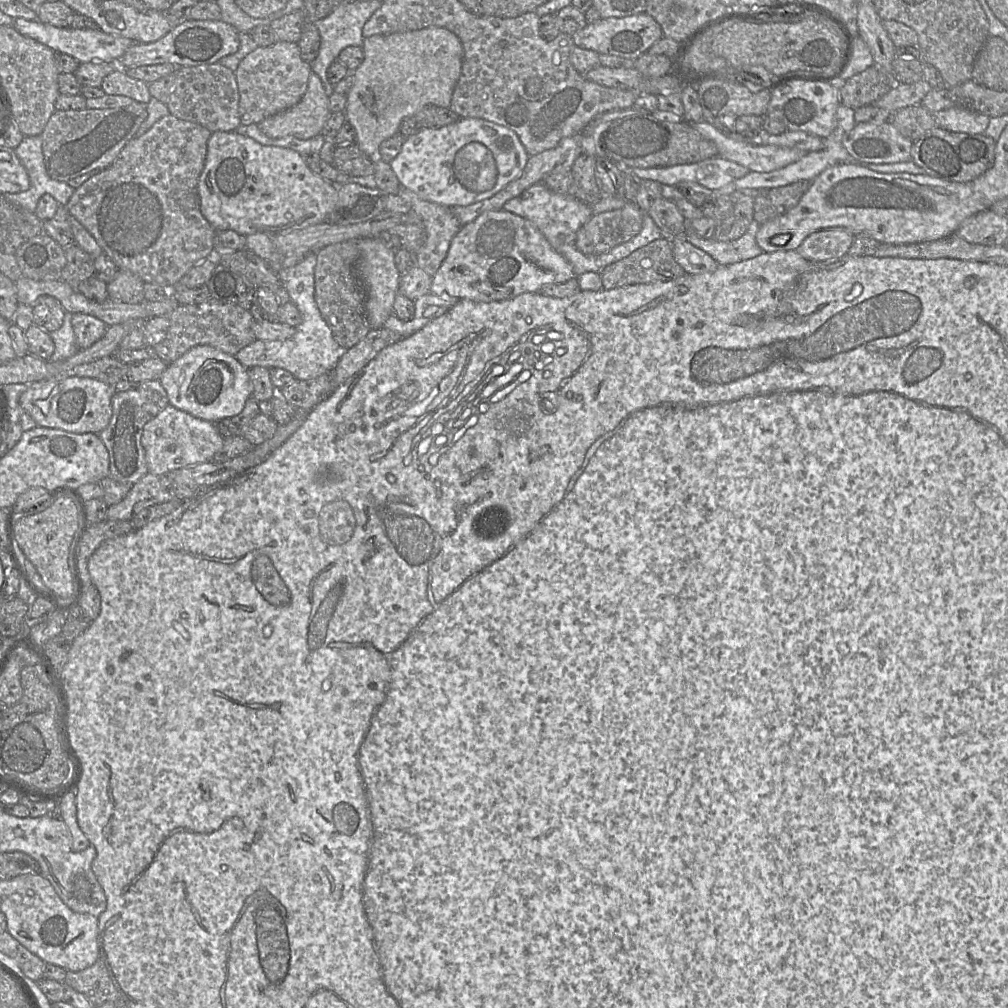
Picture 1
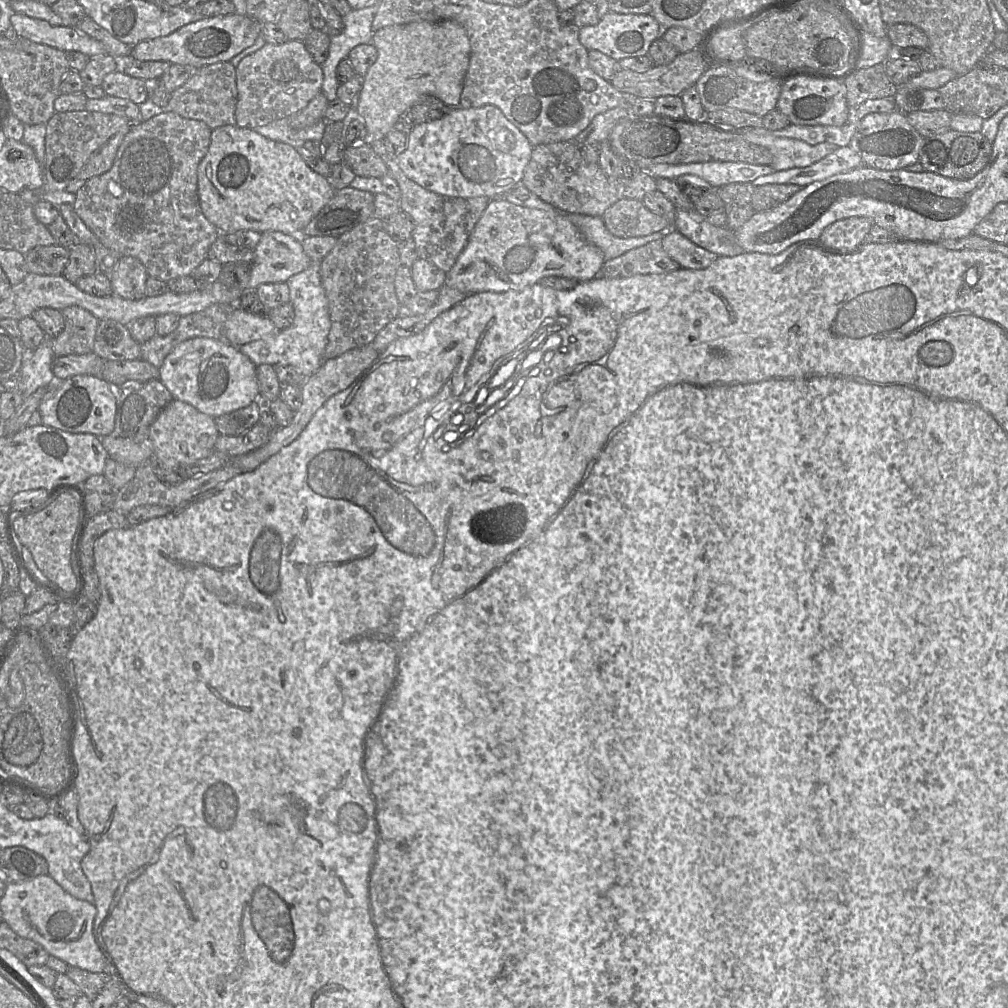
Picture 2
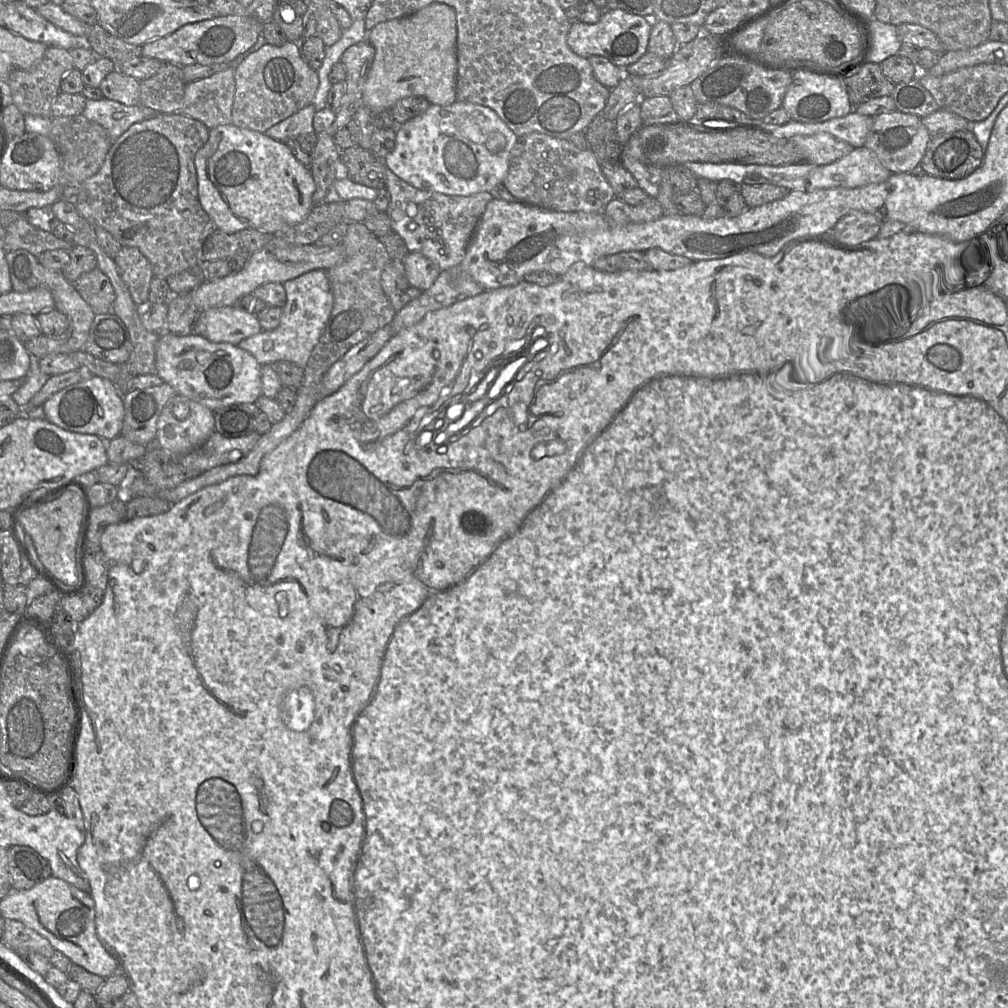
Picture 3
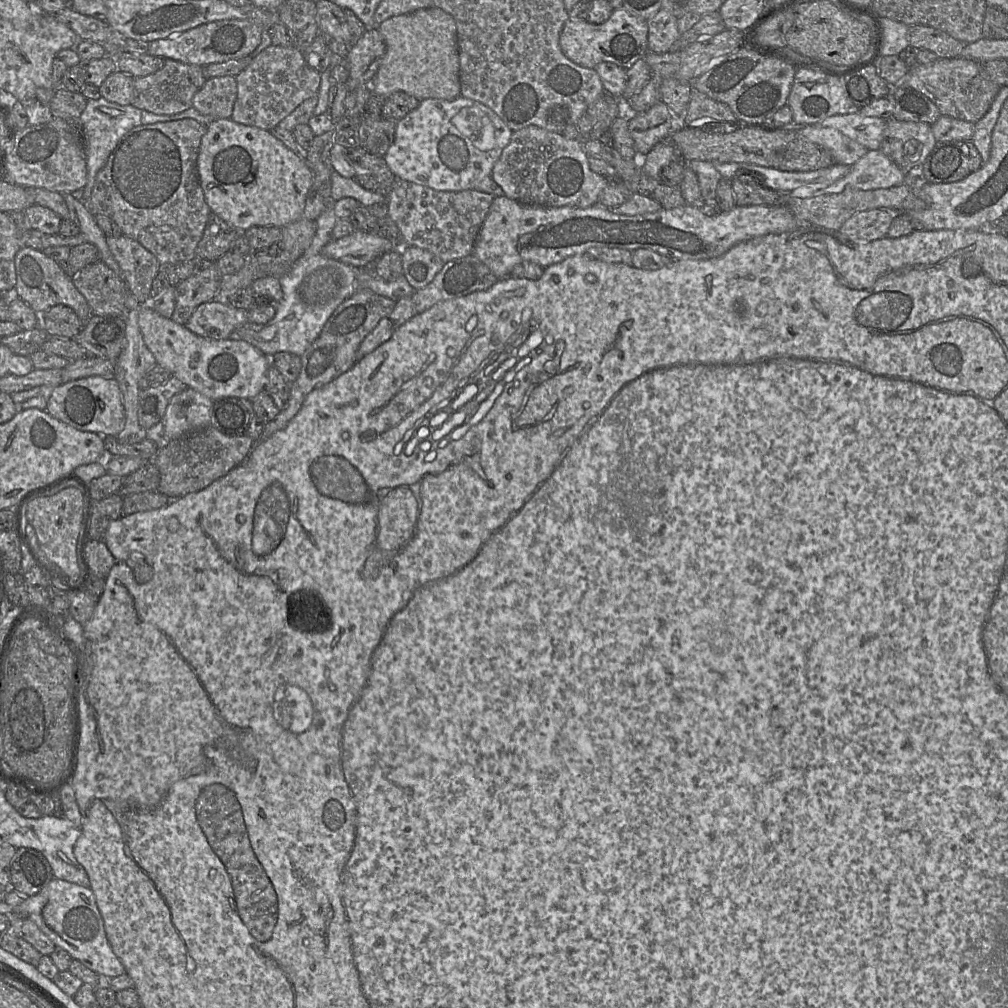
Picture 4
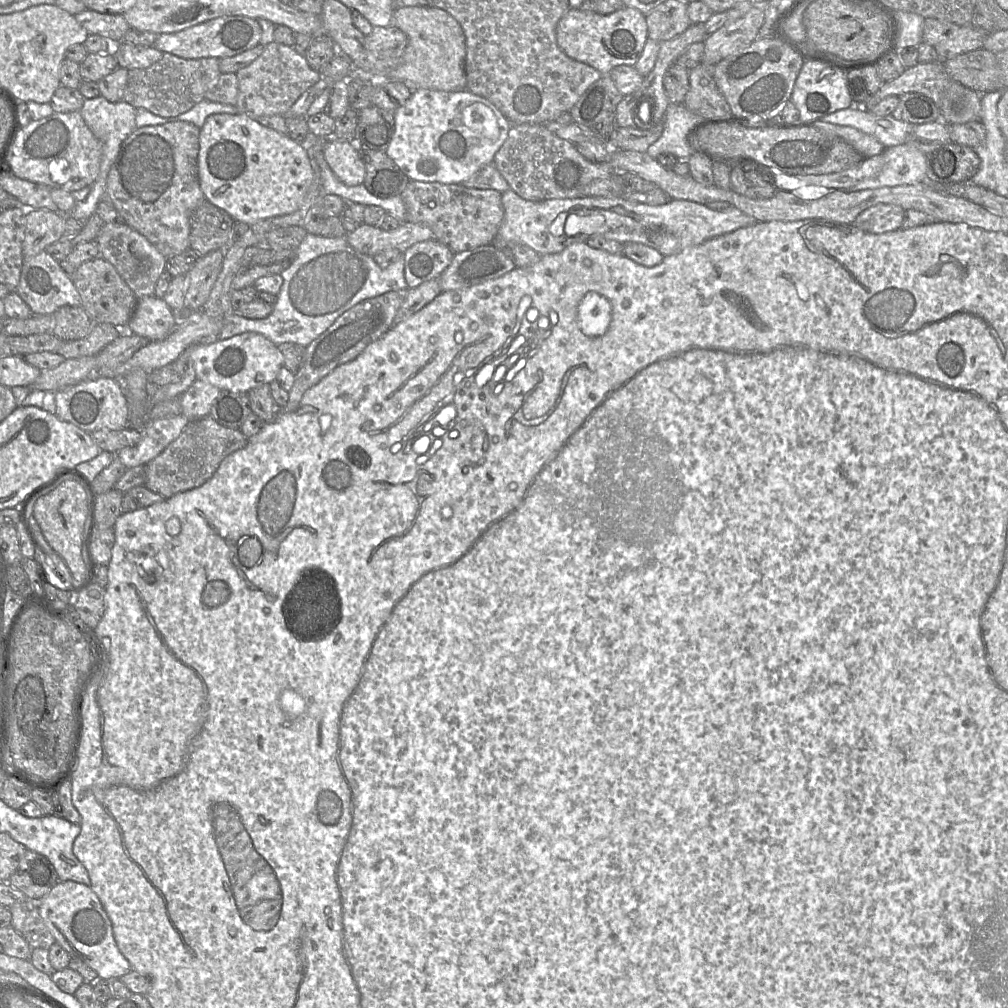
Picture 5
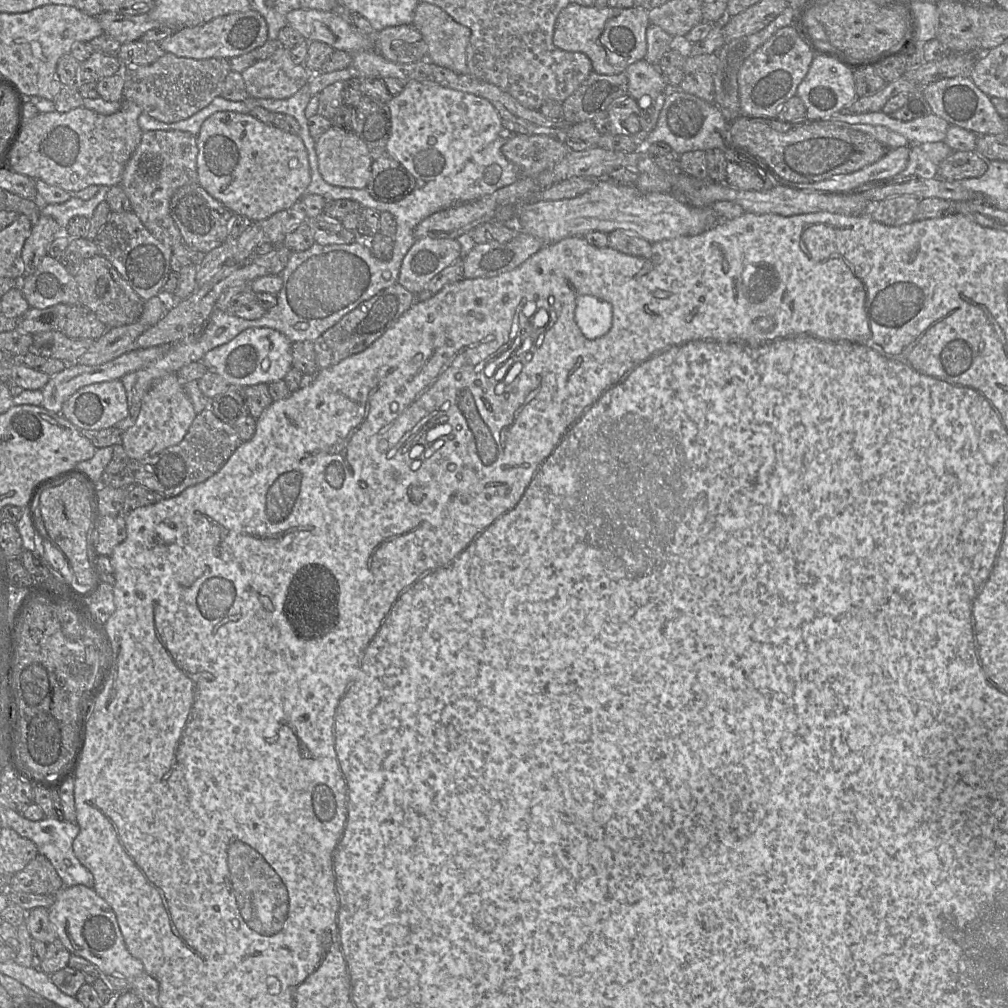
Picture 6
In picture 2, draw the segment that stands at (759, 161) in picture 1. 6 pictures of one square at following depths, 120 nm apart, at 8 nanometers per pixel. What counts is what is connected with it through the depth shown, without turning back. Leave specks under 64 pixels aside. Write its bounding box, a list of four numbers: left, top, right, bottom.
[714,125,838,171]

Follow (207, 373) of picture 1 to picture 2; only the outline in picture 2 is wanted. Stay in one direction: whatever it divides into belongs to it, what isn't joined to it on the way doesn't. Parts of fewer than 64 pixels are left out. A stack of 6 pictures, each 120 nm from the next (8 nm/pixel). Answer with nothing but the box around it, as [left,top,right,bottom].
[158,337,259,417]

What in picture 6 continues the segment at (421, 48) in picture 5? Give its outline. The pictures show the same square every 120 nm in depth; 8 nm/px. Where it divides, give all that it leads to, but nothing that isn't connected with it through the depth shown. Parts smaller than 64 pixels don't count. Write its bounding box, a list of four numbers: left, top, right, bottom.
[412,2,471,74]

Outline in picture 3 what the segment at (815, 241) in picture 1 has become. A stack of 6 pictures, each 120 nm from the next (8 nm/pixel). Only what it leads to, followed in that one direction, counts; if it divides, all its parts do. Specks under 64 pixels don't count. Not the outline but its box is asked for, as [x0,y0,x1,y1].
[829,211,882,247]

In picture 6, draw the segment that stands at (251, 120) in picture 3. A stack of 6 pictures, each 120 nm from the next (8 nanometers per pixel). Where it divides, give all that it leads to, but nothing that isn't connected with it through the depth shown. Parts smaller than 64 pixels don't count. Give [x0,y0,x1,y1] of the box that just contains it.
[241,46,313,99]

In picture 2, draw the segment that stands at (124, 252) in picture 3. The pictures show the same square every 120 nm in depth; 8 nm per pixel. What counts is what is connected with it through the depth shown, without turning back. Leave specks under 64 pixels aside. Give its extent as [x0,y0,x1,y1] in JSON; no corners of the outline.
[110,256,149,300]

